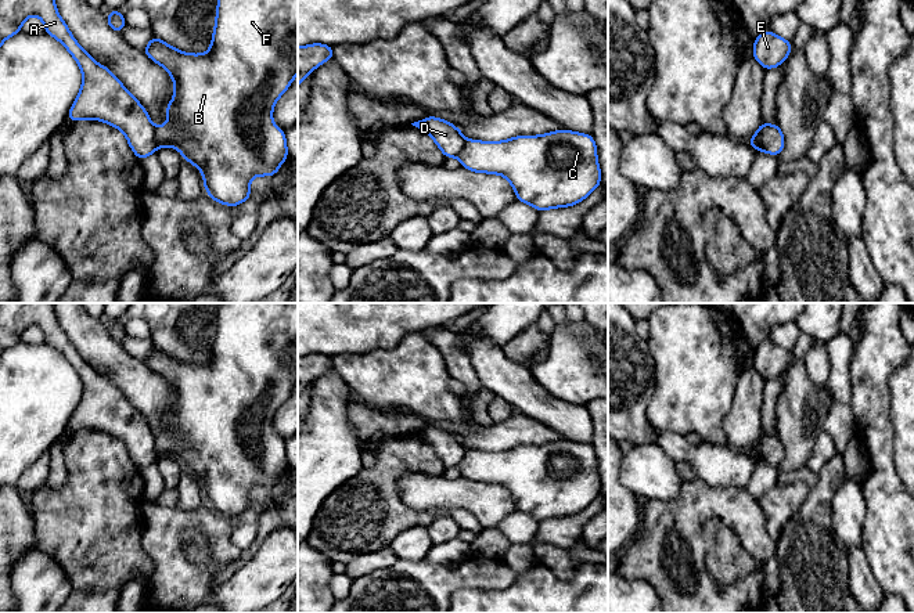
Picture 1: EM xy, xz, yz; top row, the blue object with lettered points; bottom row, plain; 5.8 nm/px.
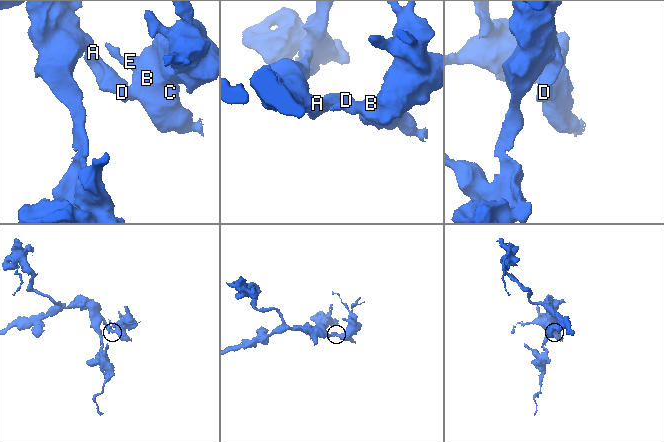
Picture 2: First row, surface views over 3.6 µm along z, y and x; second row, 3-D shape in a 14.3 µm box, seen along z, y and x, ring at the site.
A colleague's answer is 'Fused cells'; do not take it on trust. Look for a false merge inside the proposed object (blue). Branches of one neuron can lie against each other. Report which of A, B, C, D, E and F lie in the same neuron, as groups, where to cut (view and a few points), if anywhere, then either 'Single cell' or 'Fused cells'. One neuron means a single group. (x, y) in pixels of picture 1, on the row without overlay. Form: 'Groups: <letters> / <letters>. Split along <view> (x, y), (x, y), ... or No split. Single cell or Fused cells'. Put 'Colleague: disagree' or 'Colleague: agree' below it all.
Groups: A D / B C E F. Split along xy (154, 439), (154, 450), (158, 455). Fused cells
Colleague: agree

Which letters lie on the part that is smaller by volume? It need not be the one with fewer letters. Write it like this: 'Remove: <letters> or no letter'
Remove: B, C, E, F

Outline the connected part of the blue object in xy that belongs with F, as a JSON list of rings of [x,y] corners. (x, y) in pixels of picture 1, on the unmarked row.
[[[220,303],[217,309],[215,340],[210,351],[210,360],[206,364],[187,364],[166,354],[163,350],[152,346],[145,358],[141,360],[154,372],[168,379],[174,390],[174,407],[166,415],[168,434],[155,439],[155,451],[158,457],[174,457],[183,468],[197,476],[204,486],[205,501],[215,512],[227,516],[241,515],[251,508],[249,491],[255,486],[274,486],[280,475],[289,468],[287,462],[285,441],[277,439],[273,433],[273,418],[277,410],[291,396],[298,383],[298,303]]]

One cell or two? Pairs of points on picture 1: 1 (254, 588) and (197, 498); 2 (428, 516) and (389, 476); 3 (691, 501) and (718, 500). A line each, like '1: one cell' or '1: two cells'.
1: two cells
2: one cell
3: one cell

